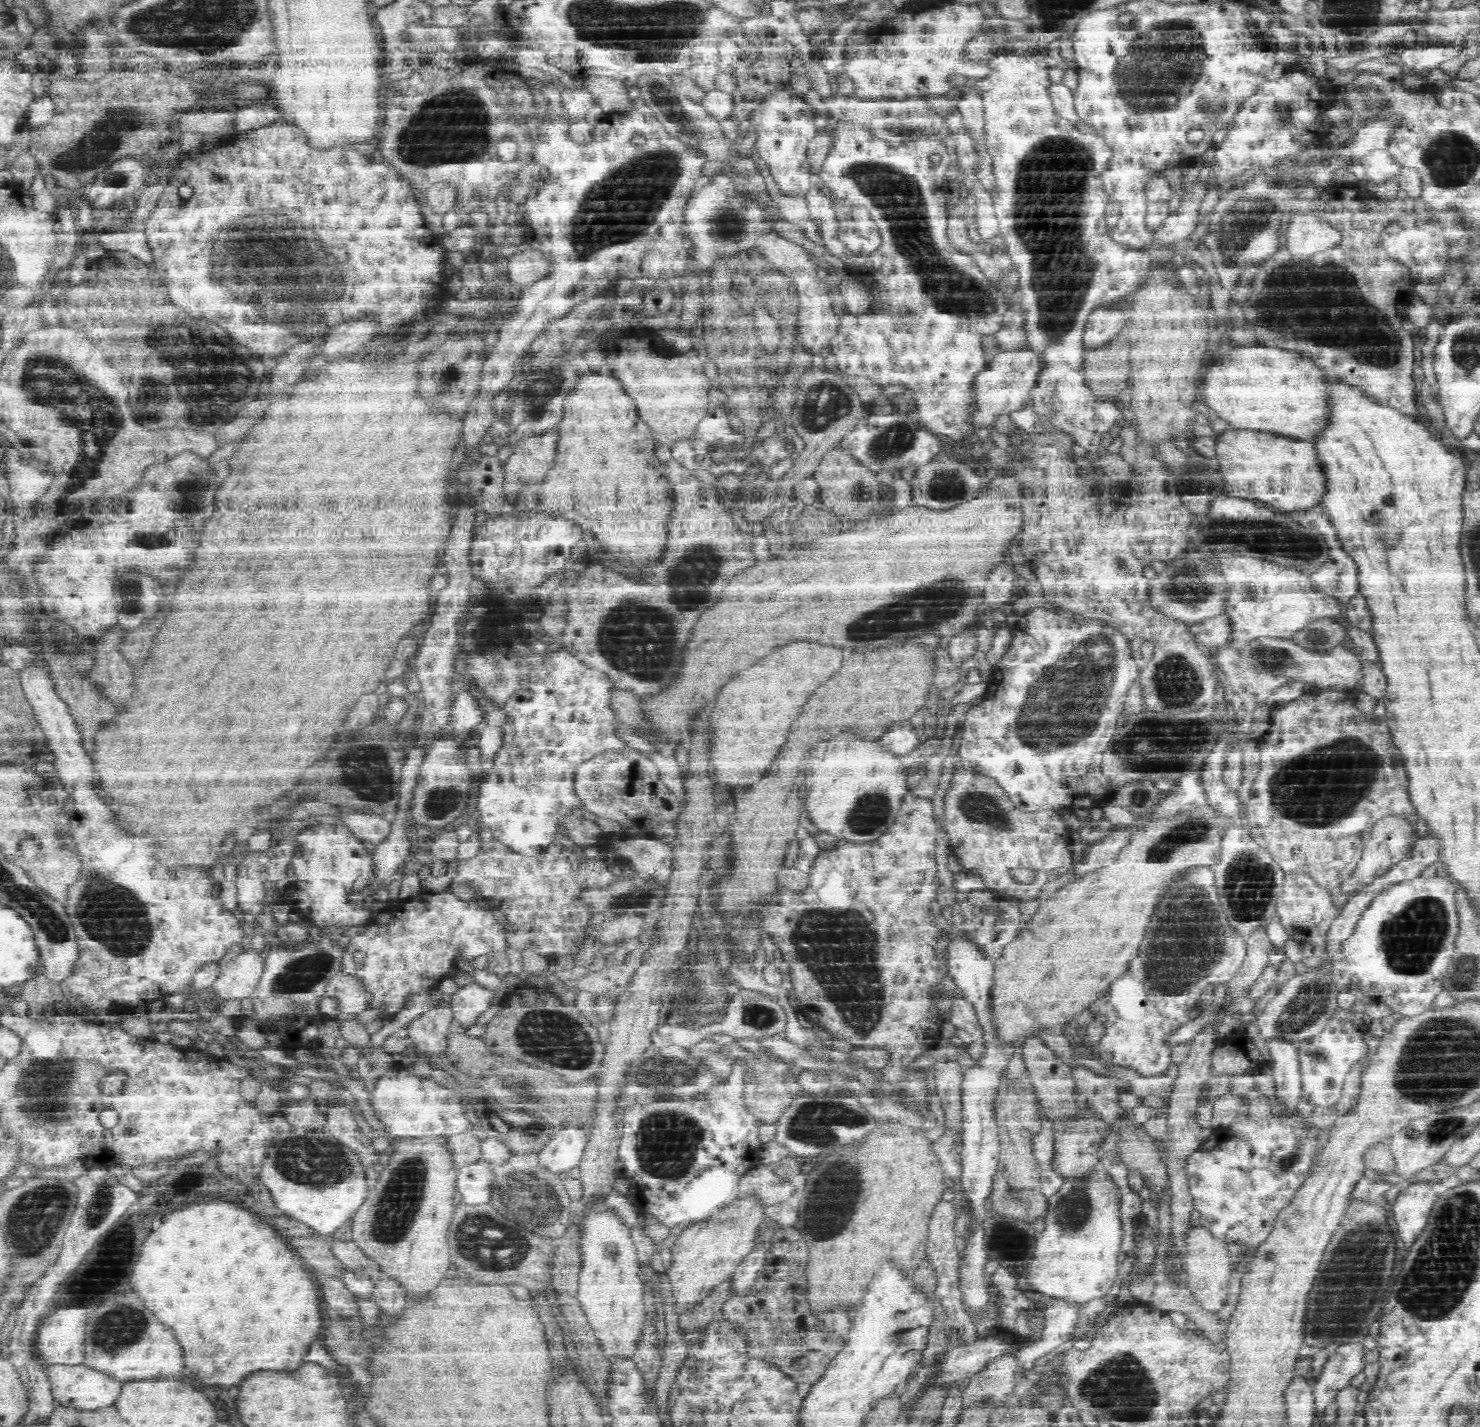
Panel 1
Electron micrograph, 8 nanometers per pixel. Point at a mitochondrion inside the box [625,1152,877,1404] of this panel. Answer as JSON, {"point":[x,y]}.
{"point":[825,1219]}

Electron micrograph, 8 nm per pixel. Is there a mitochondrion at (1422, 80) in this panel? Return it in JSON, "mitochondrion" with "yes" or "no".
{"mitochondrion":"no"}

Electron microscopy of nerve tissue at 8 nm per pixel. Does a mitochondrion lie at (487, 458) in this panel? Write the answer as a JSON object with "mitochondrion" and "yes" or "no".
{"mitochondrion":"no"}

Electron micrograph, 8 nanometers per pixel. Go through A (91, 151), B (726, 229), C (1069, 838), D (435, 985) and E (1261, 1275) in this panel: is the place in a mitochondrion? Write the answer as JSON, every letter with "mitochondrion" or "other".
{"A":"mitochondrion","B":"mitochondrion","C":"other","D":"other","E":"other"}

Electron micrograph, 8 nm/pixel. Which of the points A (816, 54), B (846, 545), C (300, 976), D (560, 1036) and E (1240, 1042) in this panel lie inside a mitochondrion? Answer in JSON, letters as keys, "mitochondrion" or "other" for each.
{"A":"other","B":"other","C":"mitochondrion","D":"mitochondrion","E":"other"}

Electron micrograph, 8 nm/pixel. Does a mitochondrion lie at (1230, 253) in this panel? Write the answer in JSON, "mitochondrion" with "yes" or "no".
{"mitochondrion":"yes"}

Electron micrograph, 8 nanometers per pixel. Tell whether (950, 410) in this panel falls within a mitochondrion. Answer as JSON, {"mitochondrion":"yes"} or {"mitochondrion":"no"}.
{"mitochondrion":"no"}

